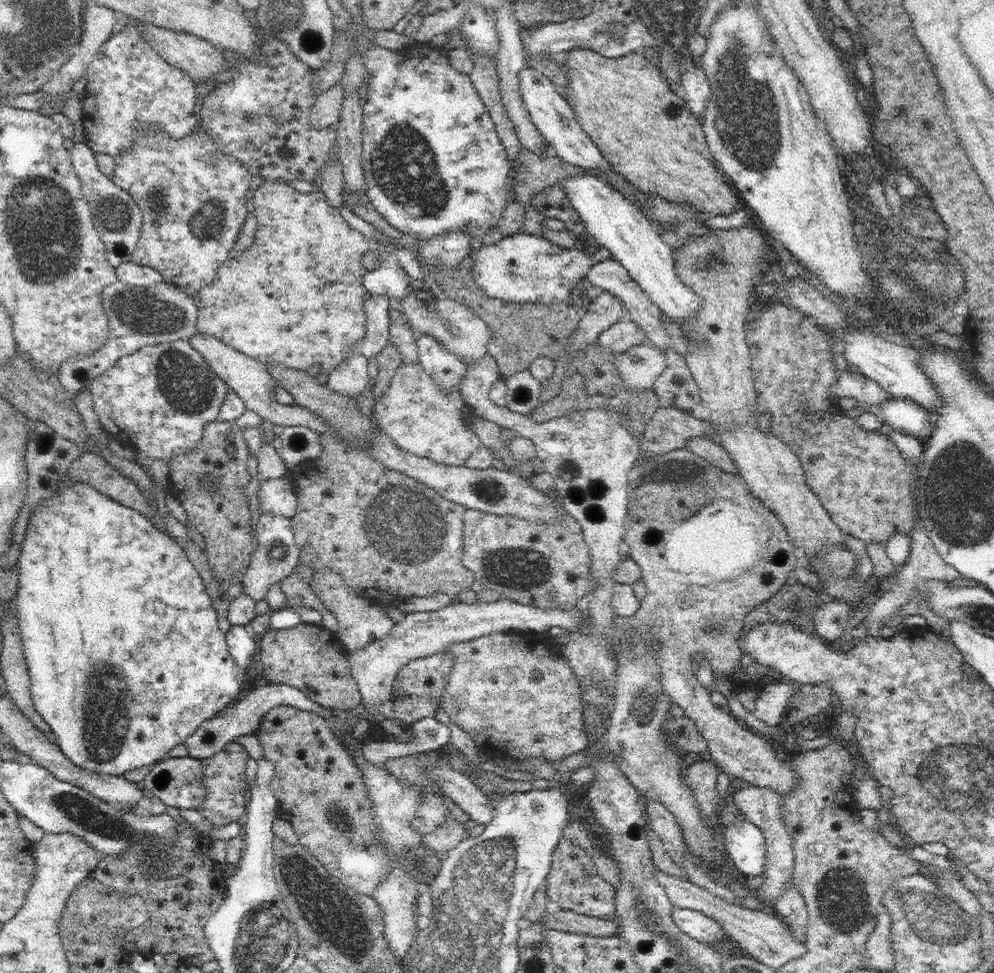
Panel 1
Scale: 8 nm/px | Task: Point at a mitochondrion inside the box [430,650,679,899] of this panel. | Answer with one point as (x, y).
(648, 715)

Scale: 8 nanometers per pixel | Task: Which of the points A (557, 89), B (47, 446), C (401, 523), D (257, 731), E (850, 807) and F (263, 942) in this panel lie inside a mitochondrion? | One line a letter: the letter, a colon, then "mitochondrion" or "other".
A: other
B: mitochondrion
C: mitochondrion
D: other
E: other
F: mitochondrion

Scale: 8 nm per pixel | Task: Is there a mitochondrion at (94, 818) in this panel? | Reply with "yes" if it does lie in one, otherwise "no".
yes

